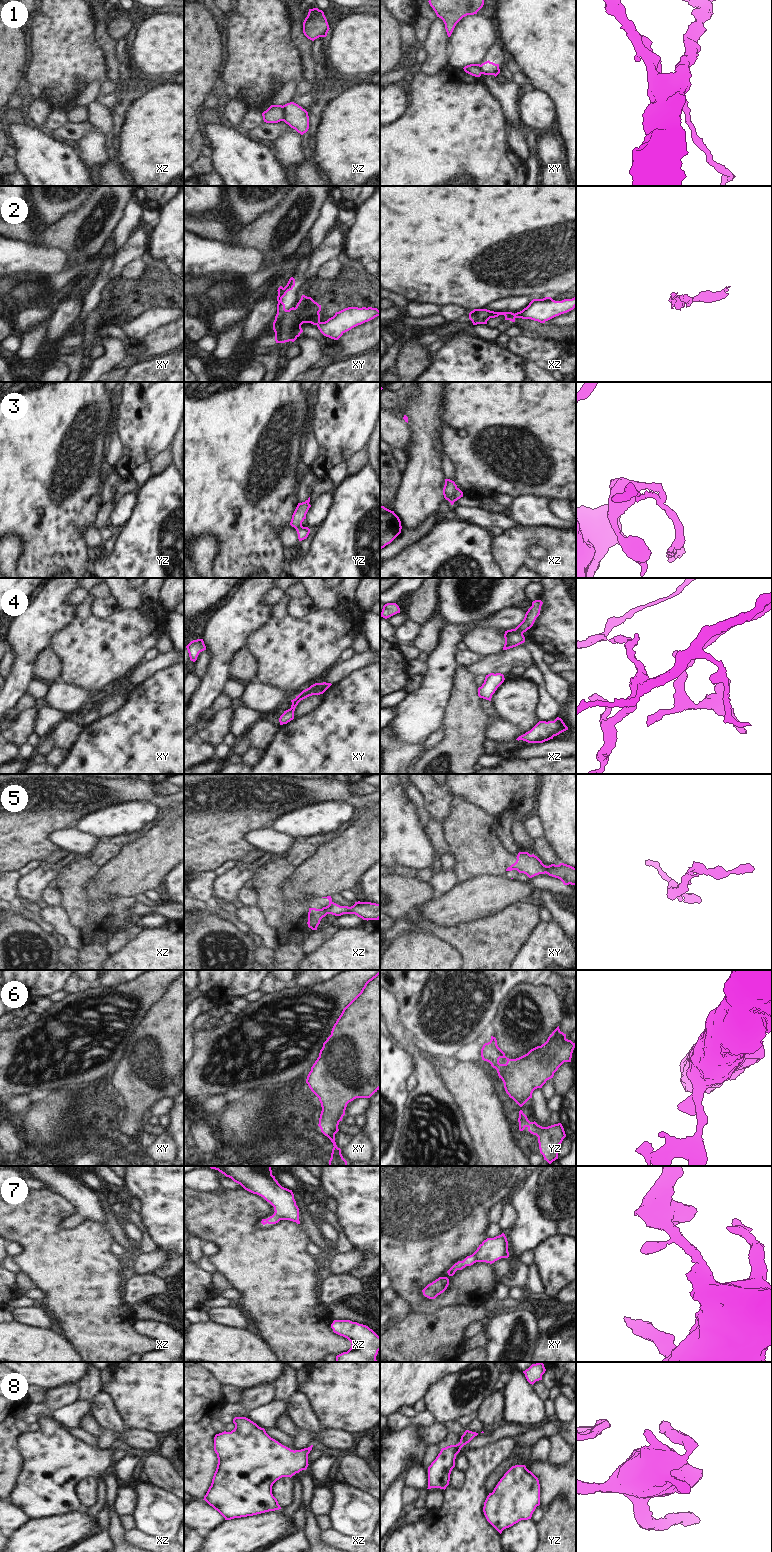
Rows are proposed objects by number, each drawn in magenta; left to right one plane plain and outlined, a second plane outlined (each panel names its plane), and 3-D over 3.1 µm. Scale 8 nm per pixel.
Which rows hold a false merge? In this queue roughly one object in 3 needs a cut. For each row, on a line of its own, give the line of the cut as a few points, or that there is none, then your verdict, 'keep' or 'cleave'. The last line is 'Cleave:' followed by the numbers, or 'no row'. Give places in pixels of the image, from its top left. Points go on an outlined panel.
1: xz (282, 106), (283, 120) | cleave
2: no cut | keep
3: xz (457, 488), (454, 500) | cleave
4: xy (320, 683), (323, 692) | cleave
5: xz (326, 906), (328, 913) | cleave
6: no cut | keep
7: no cut | keep
8: no cut | keep
Cleave: 1, 3, 4, 5

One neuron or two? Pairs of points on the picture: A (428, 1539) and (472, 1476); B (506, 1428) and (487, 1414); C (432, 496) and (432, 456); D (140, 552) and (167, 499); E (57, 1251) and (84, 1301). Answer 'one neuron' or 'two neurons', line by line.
A: one neuron
B: two neurons
C: one neuron
D: one neuron
E: one neuron

